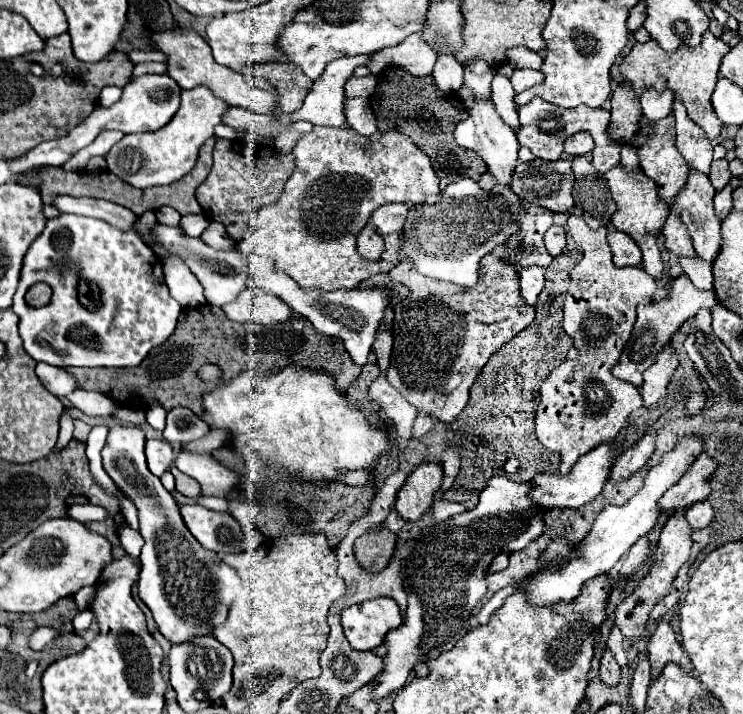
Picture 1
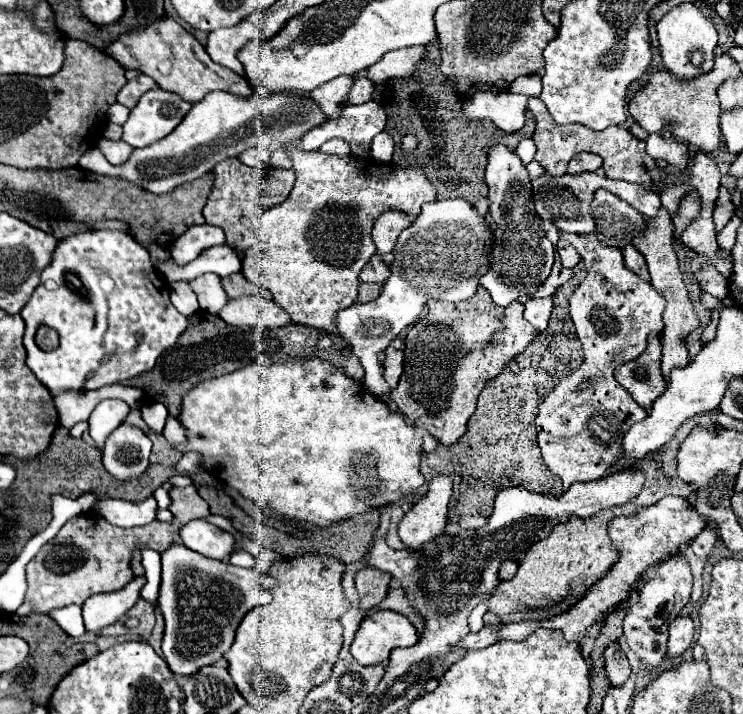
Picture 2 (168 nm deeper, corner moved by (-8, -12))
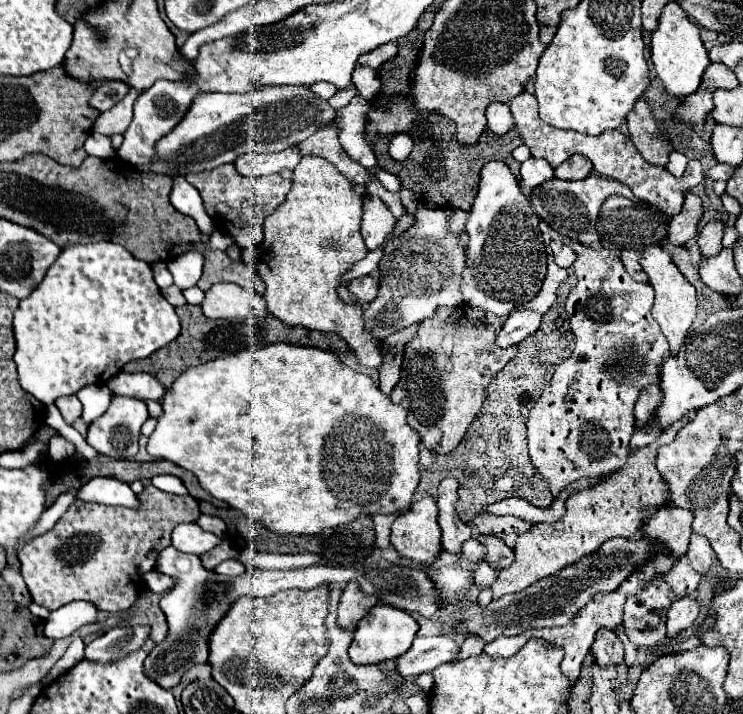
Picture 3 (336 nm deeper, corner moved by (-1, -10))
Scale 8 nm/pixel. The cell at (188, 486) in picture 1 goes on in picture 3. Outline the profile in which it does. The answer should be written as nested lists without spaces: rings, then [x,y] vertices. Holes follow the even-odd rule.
[[[145,484],[137,498],[141,508],[79,500],[51,530],[27,540],[17,556],[31,598],[49,610],[57,610],[73,600],[93,602],[97,610],[129,610],[141,594],[139,568],[147,568],[143,572],[149,572],[155,566],[159,552],[171,544],[173,528],[183,522],[197,522],[201,516],[197,500],[189,494],[165,494],[151,484]]]

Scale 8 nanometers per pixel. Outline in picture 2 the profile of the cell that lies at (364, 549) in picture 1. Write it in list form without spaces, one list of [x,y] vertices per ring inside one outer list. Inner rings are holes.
[[[364,566],[362,570],[358,570],[356,588],[360,592],[360,606],[364,610],[378,606],[386,598],[386,592],[390,588],[390,580],[392,580],[390,574],[382,572],[374,566]]]

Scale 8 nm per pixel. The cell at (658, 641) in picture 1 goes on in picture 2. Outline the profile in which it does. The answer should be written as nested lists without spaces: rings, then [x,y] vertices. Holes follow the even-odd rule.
[[[680,616],[670,624],[668,632],[670,632],[670,638],[668,638],[666,656],[676,658],[676,656],[684,654],[684,650],[690,646],[690,642],[694,638],[694,622],[690,616]]]

